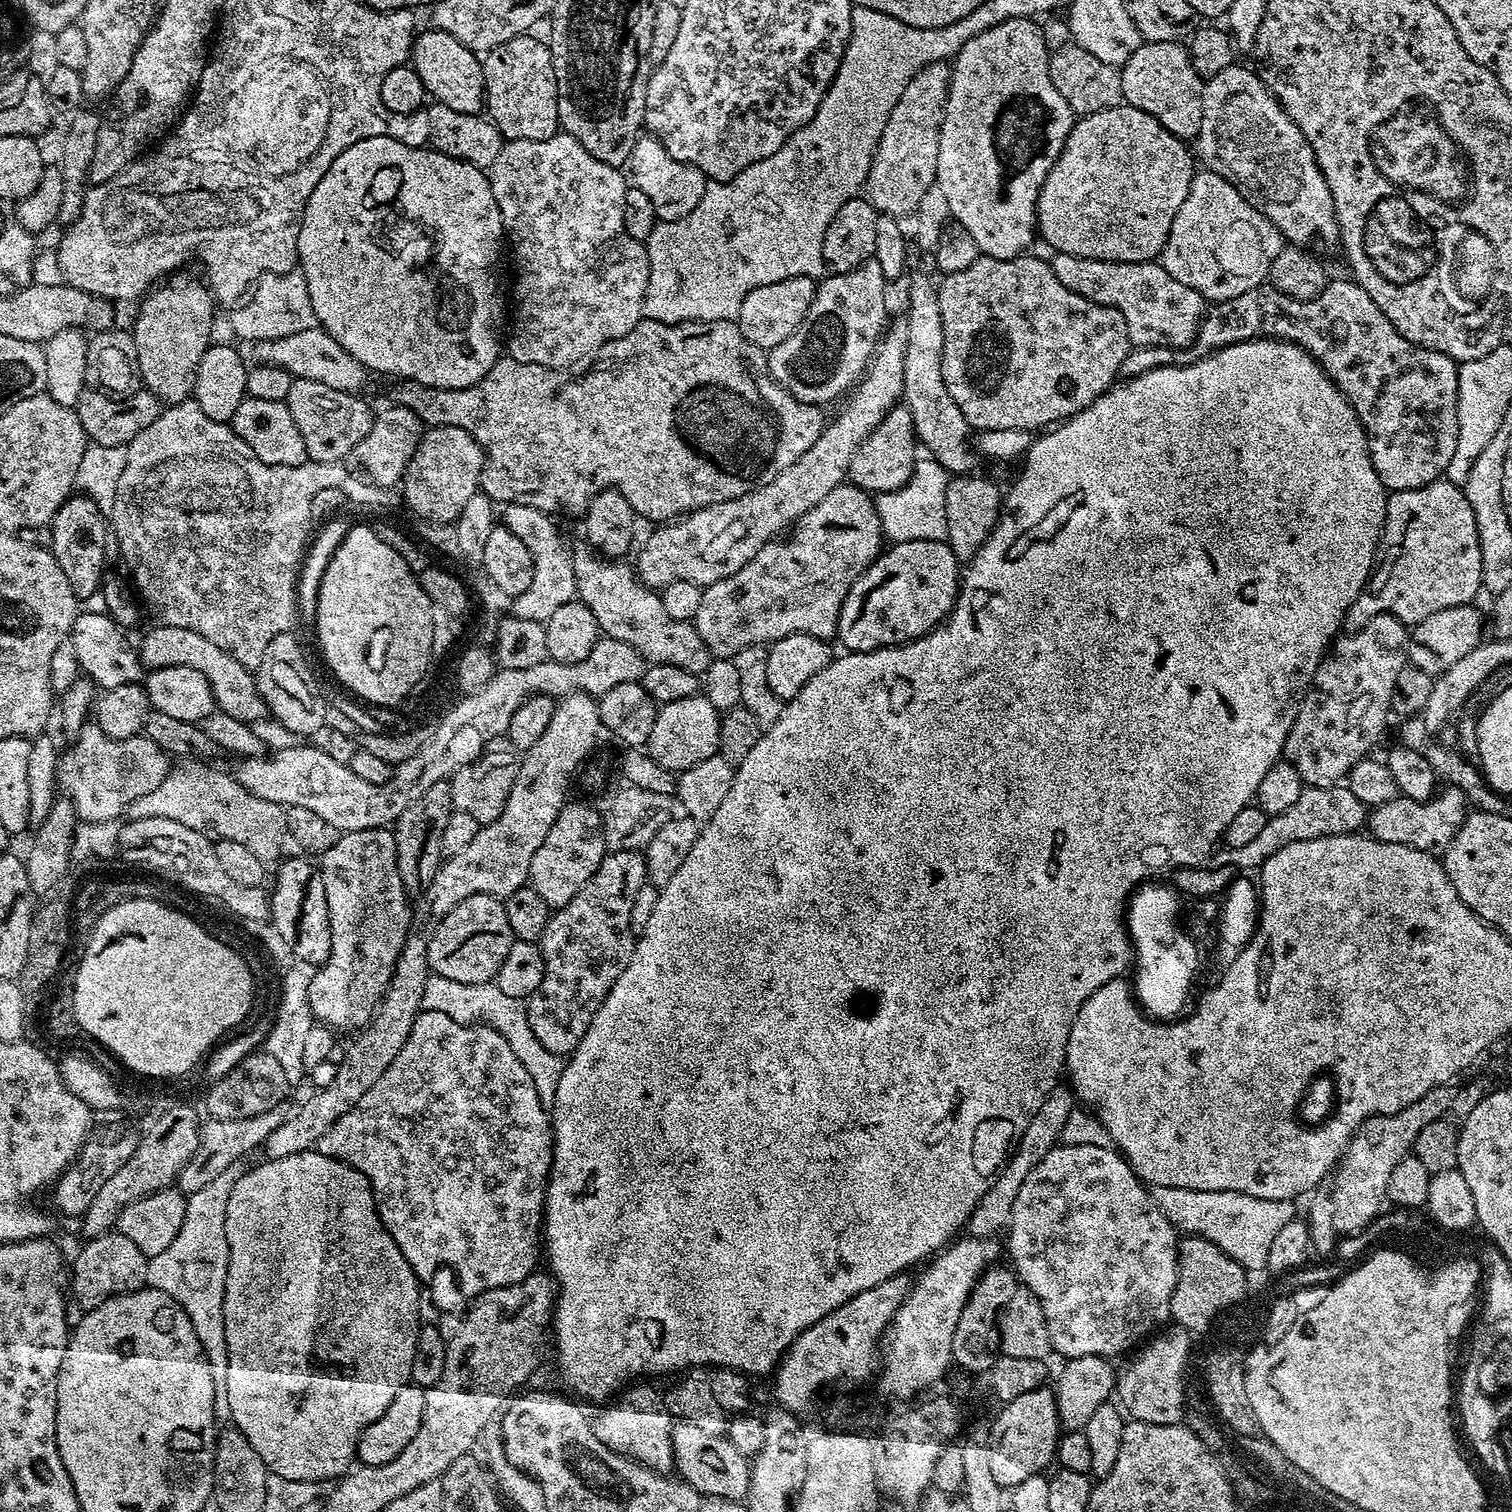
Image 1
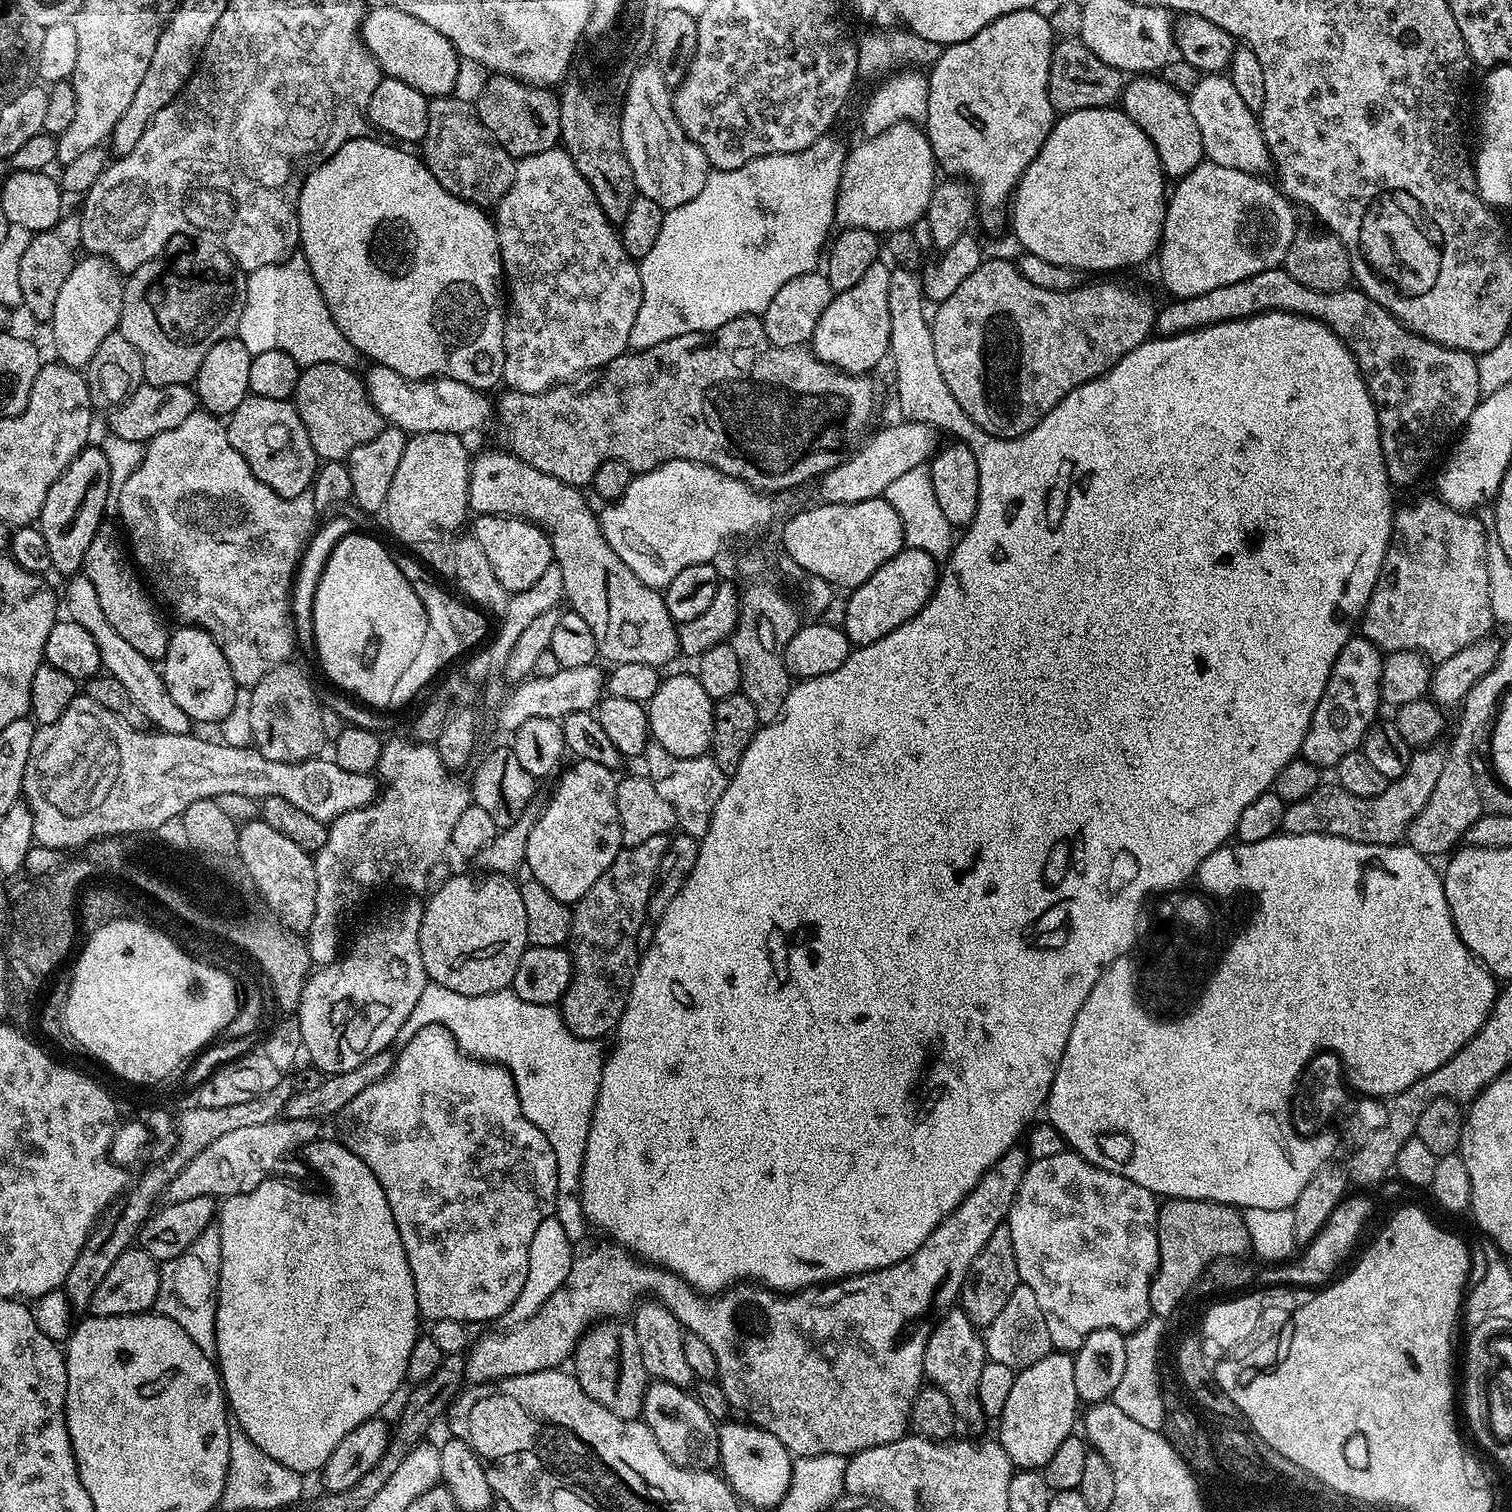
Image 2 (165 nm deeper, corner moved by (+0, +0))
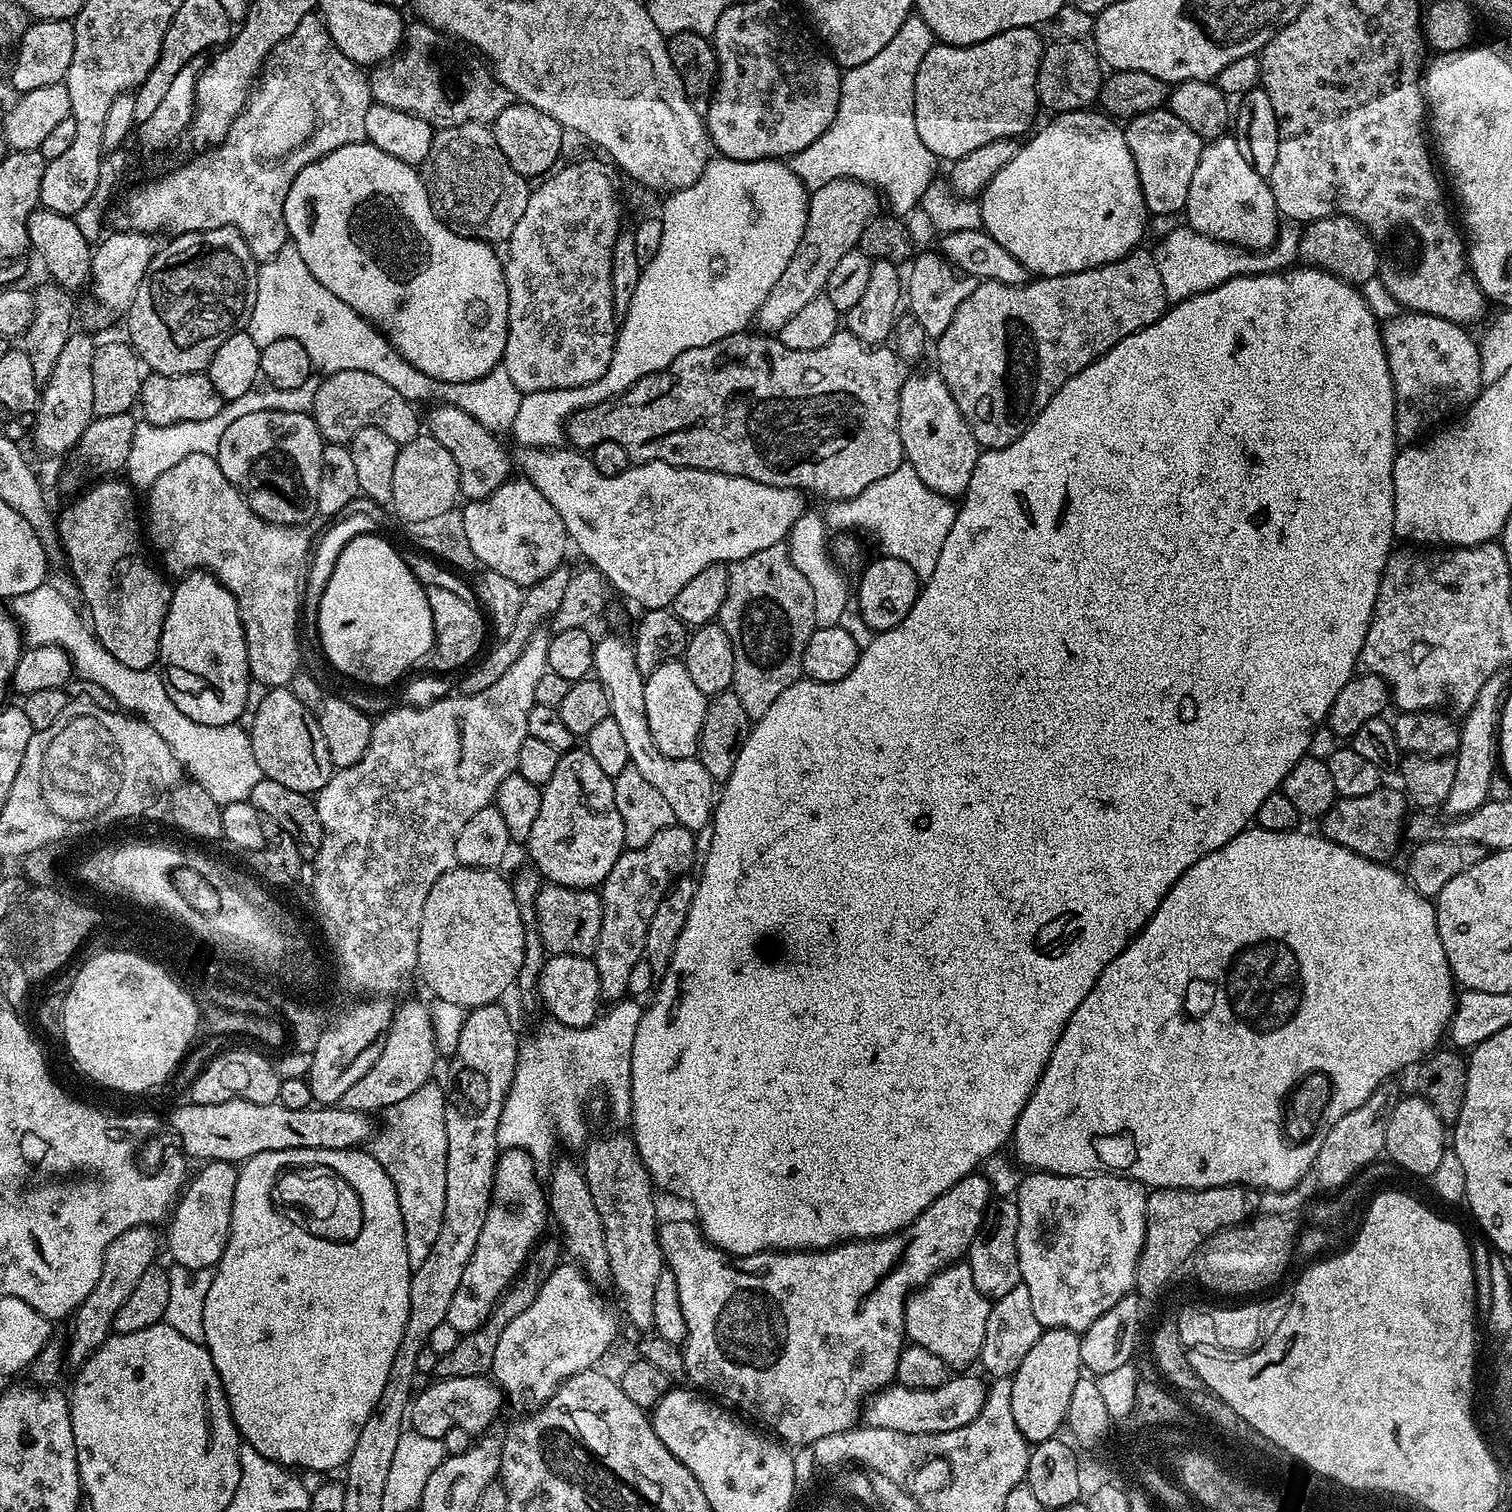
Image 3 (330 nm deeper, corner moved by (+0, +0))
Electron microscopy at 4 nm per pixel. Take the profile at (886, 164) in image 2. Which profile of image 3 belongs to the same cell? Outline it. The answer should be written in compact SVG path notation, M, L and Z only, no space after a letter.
M845 179L829 181L821 188L811 189L808 198L808 217L798 250L782 270L782 278L774 282L774 290L756 311L755 327L764 334L779 333L780 328L794 316L810 298L821 295L828 287L828 279L844 255L850 254L860 243L862 232L881 211L882 200L871 184Z

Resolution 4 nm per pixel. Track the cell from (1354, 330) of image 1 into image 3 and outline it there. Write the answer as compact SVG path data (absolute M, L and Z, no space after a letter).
M1405 311L1382 324L1384 349L1388 355L1390 374L1396 391L1396 438L1400 442L1416 442L1423 432L1431 433L1439 420L1447 421L1451 412L1460 414L1473 404L1482 387L1480 346L1467 327L1450 322L1446 318L1431 316L1425 312Z

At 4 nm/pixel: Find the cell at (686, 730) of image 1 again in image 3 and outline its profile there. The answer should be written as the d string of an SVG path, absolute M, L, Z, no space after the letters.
M683 659L667 660L647 673L644 689L646 722L650 722L654 746L658 746L666 758L693 759L700 750L700 731L706 718L708 697L702 694L702 690L698 690L698 686L694 686L690 670L686 670Z

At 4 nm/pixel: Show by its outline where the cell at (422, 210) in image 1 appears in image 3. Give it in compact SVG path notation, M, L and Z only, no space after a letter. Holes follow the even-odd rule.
M367 142L324 153L300 171L286 194L284 217L290 243L298 246L310 274L330 294L383 329L406 362L418 366L433 382L466 383L490 374L504 359L508 333L504 260L496 260L489 241L461 234L445 223L428 194L427 183L416 172L413 165L398 162ZM491 280L492 292L484 292L484 284Z

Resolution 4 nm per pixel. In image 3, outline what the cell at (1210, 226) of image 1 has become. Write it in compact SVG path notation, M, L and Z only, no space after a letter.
M1232 134L1205 143L1198 158L1198 170L1194 170L1194 178L1190 181L1190 194L1183 215L1188 216L1187 227L1195 232L1245 250L1272 247L1282 227L1271 183L1253 170L1252 161L1244 157Z

